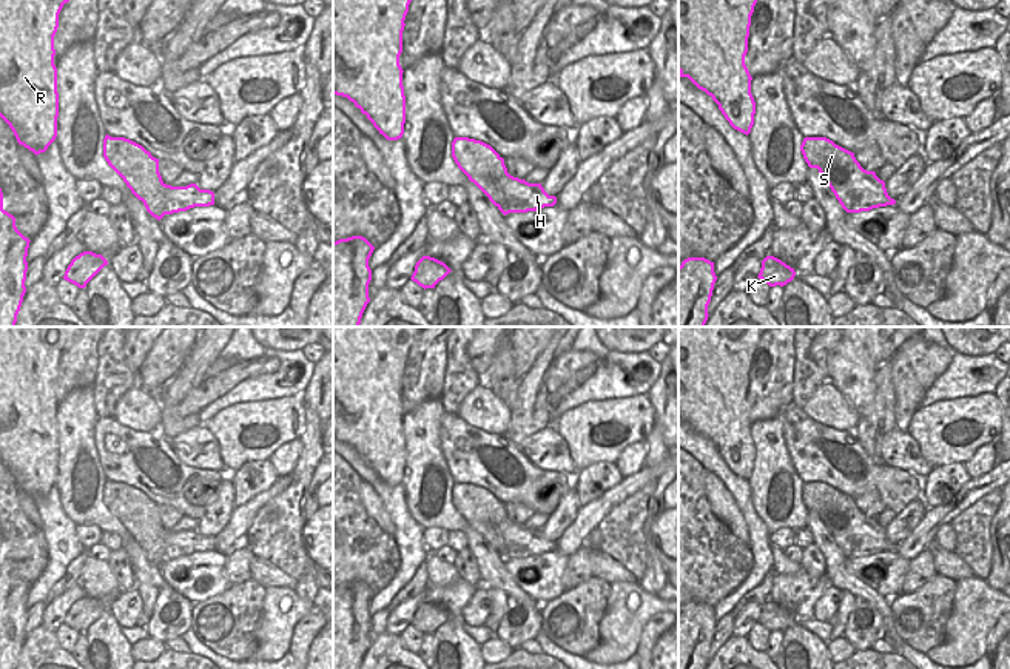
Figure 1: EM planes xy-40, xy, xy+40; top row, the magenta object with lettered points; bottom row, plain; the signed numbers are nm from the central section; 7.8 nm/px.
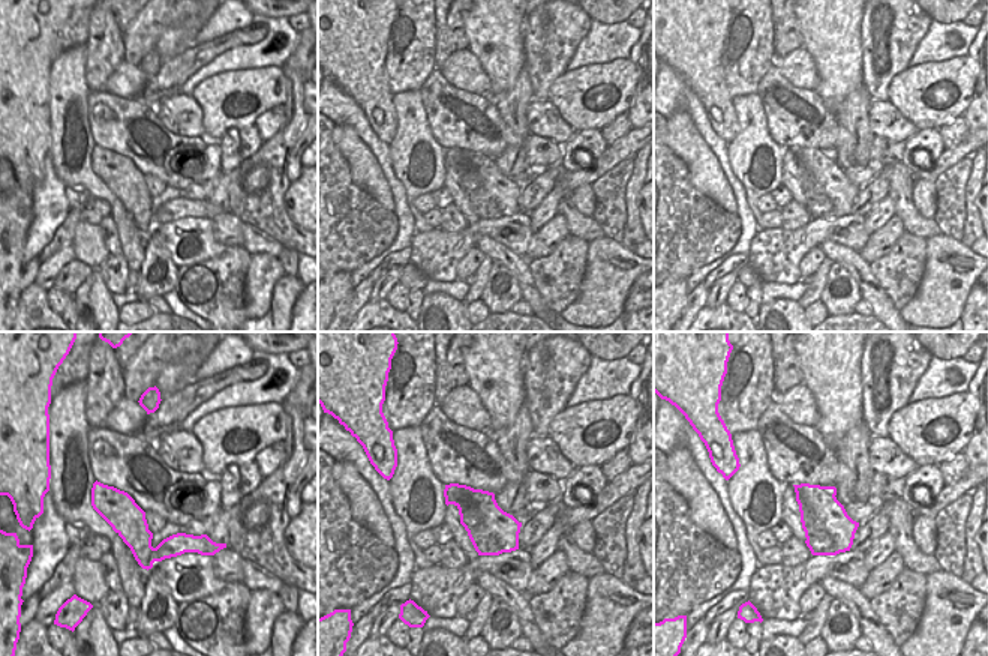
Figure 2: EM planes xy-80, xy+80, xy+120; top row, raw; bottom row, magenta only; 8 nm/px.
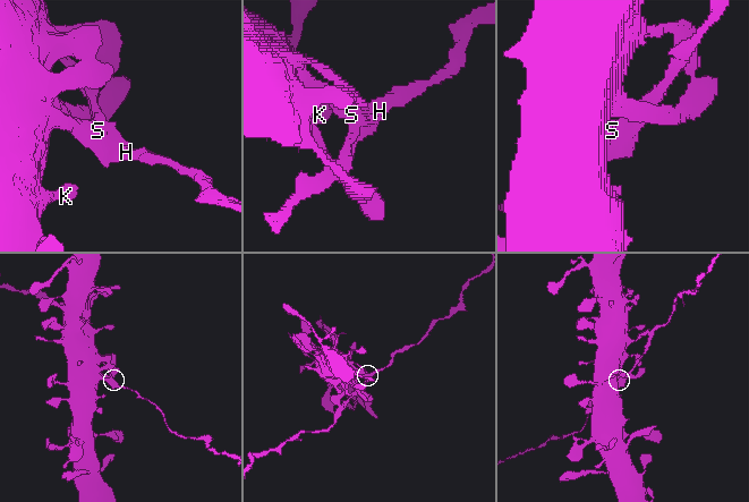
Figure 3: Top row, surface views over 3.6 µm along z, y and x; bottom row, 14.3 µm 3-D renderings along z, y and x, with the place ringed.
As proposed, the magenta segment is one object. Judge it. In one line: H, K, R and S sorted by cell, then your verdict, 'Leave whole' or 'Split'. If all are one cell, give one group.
Groups: H / K R S. Split.

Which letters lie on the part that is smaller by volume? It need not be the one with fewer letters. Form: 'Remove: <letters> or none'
Remove: H

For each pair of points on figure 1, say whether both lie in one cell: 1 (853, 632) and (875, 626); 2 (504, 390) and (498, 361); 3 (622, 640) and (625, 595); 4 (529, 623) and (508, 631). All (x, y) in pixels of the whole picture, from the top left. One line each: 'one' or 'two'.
1: one
2: one
3: one
4: one

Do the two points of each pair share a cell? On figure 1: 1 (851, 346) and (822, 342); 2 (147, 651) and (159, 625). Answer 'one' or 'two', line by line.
1: two
2: two

